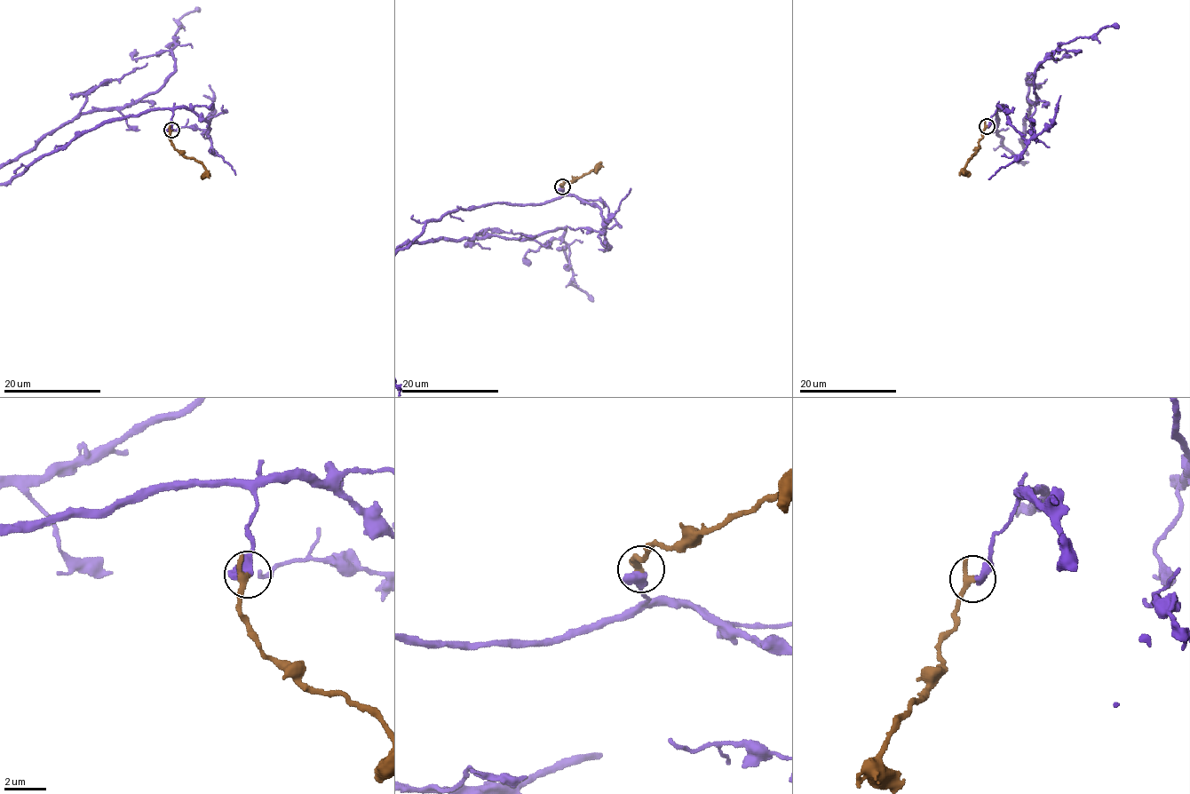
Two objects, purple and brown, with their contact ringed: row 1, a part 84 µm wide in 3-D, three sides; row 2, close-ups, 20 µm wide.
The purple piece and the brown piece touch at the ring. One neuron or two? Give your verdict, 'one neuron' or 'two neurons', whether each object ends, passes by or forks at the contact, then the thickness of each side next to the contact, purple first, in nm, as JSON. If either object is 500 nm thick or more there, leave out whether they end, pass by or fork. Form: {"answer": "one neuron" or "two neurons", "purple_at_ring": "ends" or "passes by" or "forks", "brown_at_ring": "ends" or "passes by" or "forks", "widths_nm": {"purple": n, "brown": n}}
{"answer": "two neurons", "widths_nm": {"purple": 550, "brown": 360}}

